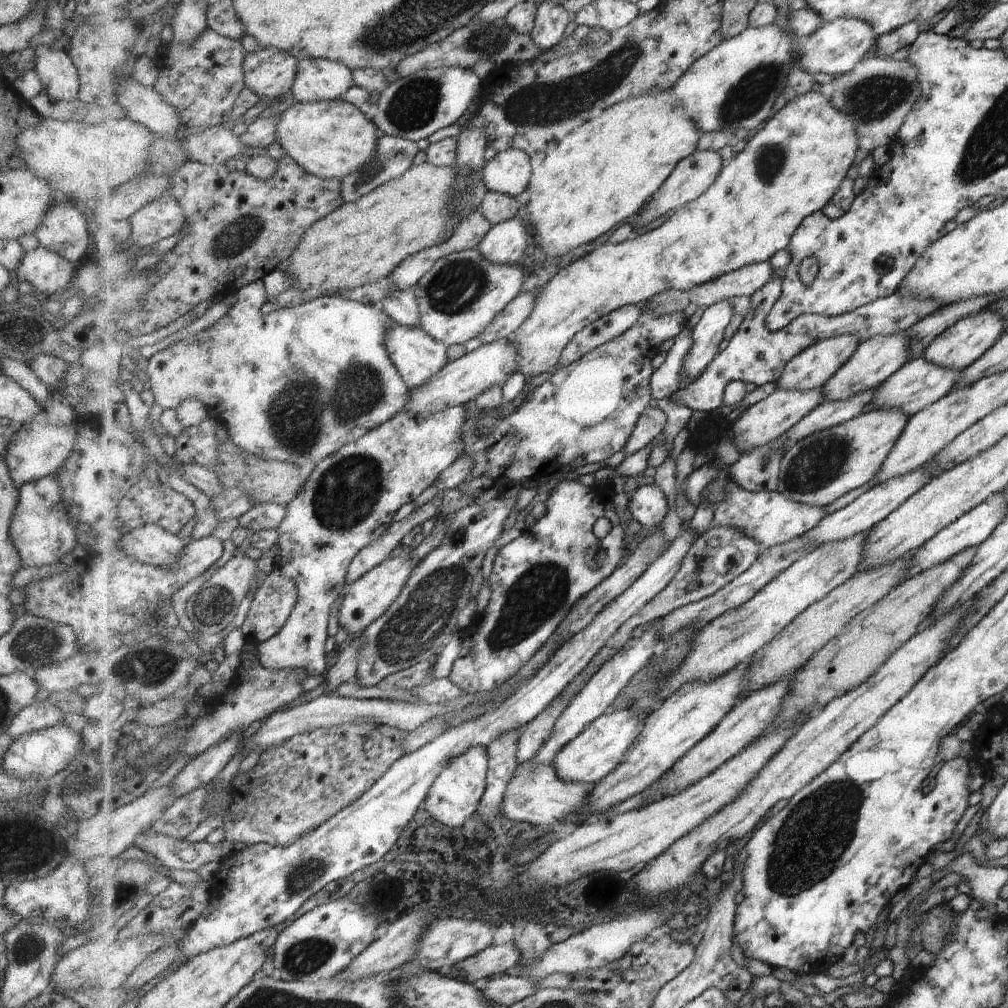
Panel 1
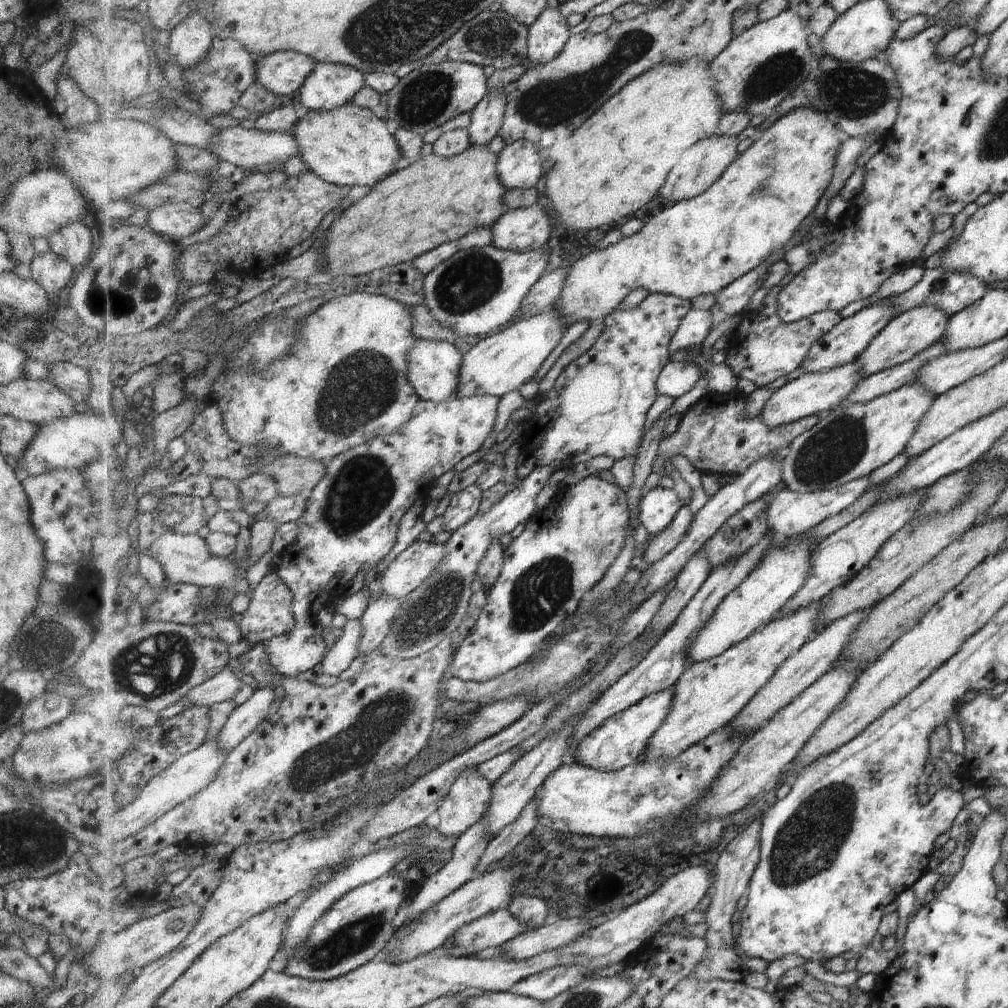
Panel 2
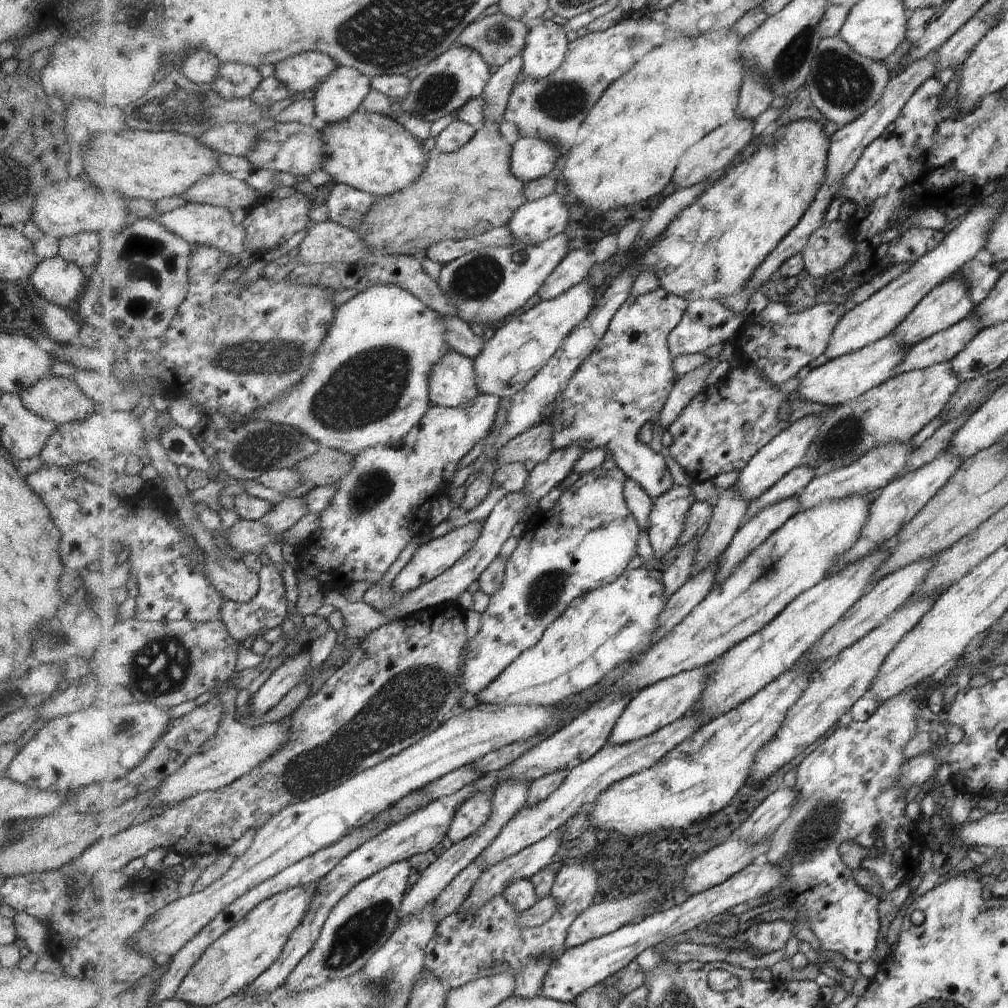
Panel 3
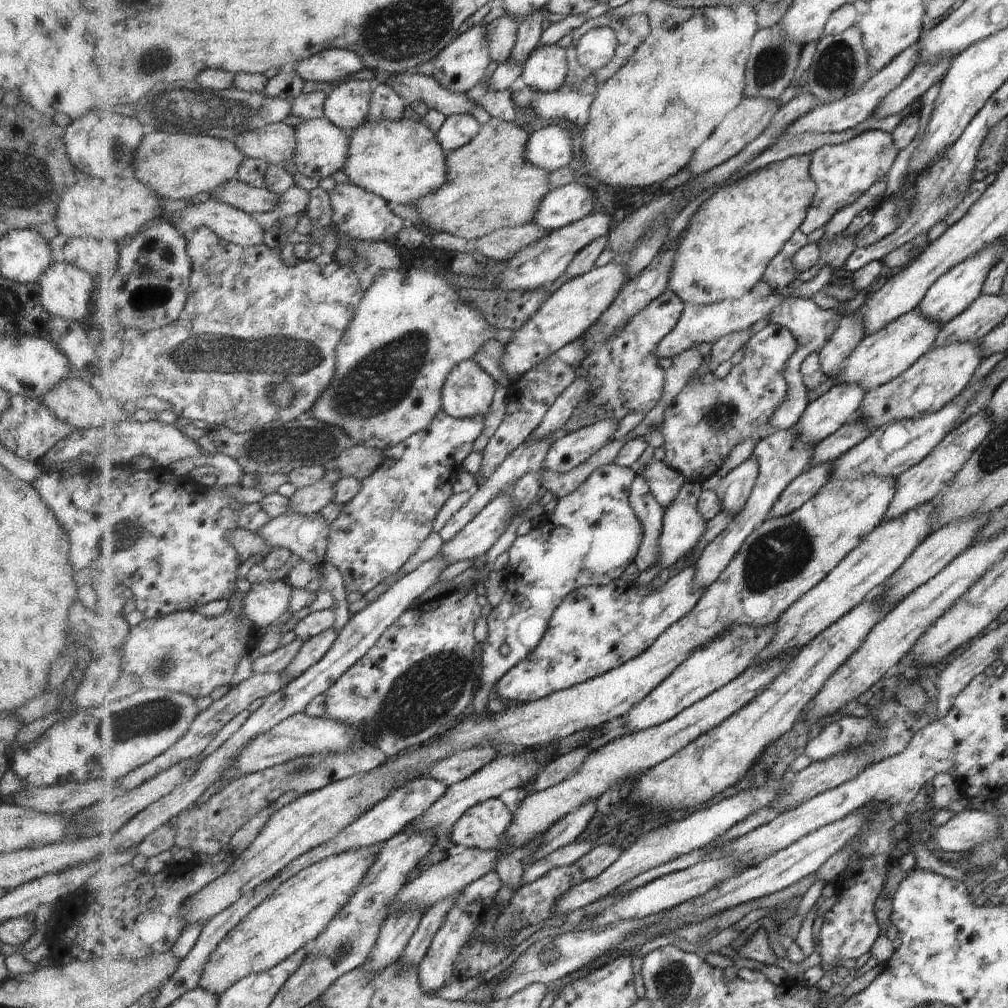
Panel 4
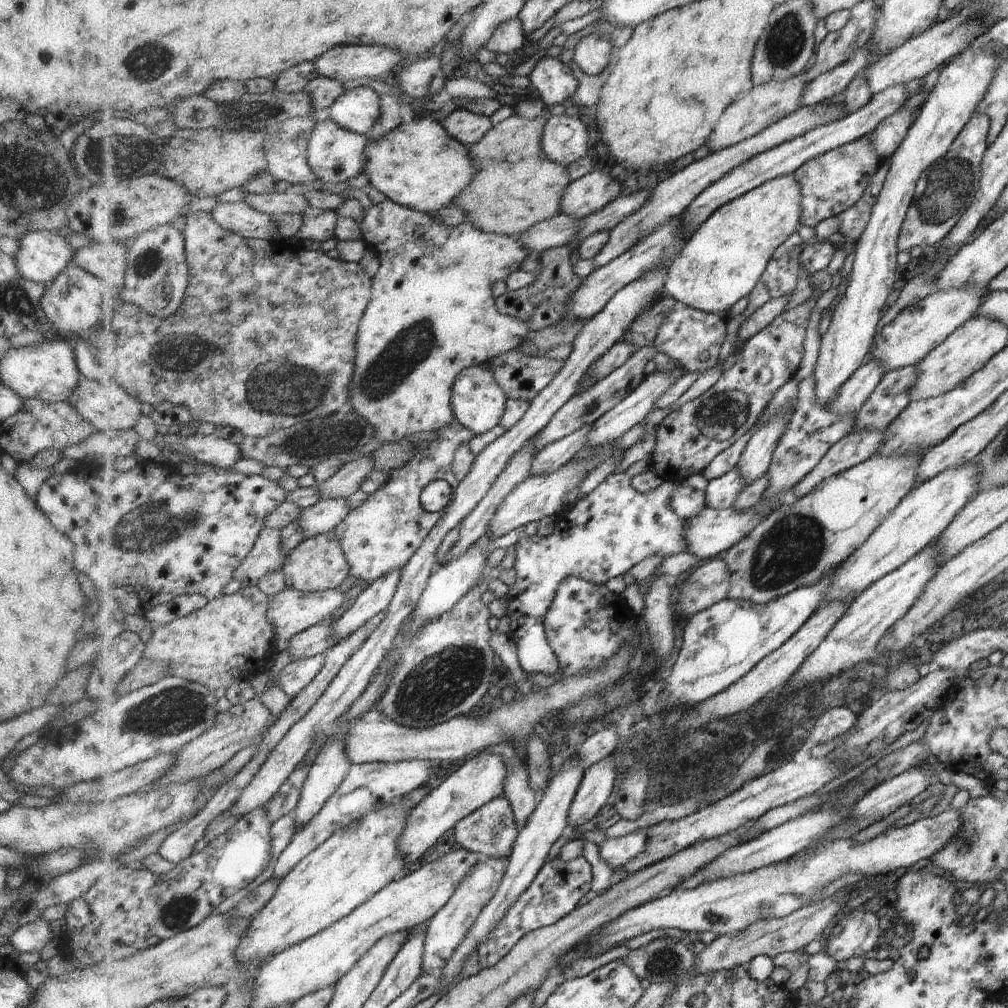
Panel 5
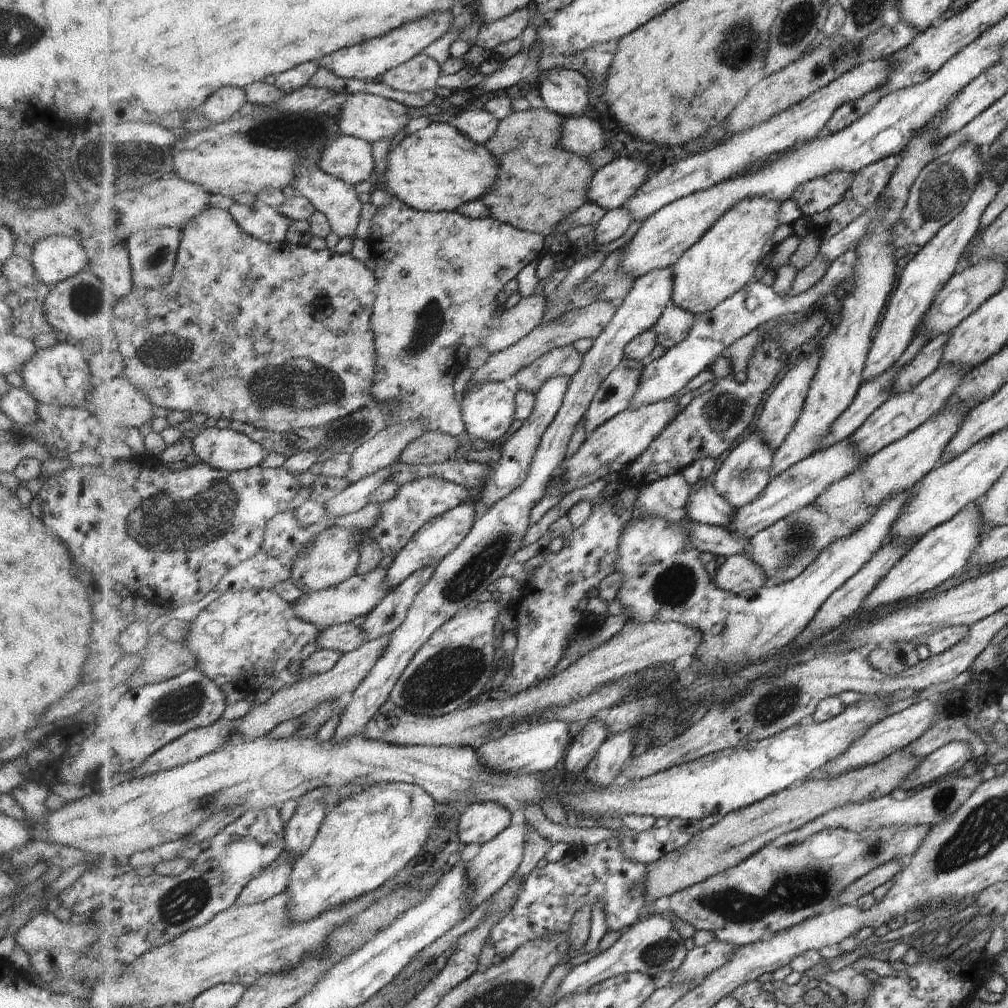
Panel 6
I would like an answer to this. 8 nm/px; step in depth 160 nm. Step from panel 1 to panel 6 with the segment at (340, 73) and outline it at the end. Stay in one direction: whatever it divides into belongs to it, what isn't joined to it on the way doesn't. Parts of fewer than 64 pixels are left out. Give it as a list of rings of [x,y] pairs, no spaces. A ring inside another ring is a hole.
[[[357,94],[347,96],[347,100],[341,106],[340,128],[342,133],[349,136],[355,136],[361,140],[368,141],[371,144],[379,140],[389,140],[396,137],[404,137],[404,129],[410,120],[410,108],[395,100],[387,100],[383,96],[374,96],[373,94]]]

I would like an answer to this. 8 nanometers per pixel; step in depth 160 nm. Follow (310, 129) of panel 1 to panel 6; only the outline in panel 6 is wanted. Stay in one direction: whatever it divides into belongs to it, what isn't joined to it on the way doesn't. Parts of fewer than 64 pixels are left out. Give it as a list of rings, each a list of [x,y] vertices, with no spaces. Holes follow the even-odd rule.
[[[431,123],[425,129],[401,137],[389,154],[389,172],[387,182],[376,185],[381,191],[387,191],[392,196],[407,202],[412,208],[424,212],[452,212],[455,213],[473,200],[485,198],[493,190],[500,179],[501,168],[499,158],[496,158],[481,143],[476,143],[451,124]]]

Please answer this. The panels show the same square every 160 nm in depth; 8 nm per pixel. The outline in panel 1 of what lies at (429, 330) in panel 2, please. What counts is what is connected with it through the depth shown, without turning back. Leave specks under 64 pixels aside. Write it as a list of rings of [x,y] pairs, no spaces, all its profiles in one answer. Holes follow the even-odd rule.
[[[397,289],[390,292],[380,304],[399,324],[406,327],[420,326],[420,306],[417,297],[410,290]]]

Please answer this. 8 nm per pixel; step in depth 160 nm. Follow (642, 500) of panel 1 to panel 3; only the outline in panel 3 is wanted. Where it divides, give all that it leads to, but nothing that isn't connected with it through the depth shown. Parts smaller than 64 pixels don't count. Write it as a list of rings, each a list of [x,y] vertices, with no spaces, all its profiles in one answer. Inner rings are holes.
[[[675,485],[669,492],[652,499],[648,536],[653,548],[654,561],[678,546],[684,533],[690,506],[697,502],[689,486]]]

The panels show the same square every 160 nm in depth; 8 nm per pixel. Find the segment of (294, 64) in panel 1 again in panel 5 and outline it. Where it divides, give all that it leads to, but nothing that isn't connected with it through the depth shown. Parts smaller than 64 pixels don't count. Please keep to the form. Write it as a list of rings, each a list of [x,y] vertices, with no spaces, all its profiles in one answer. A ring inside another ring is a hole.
[[[339,45],[314,60],[314,65],[321,77],[341,83],[345,80],[375,78],[379,74],[387,74],[403,58],[406,58],[405,54],[391,49]]]

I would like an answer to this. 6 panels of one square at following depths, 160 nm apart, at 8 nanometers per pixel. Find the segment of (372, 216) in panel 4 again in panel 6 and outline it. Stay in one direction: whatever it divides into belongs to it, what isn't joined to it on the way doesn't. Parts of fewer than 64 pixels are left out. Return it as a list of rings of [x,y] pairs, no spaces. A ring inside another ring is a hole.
[[[394,197],[390,203],[383,207],[378,208],[378,212],[373,218],[373,230],[370,243],[373,246],[373,259],[377,262],[376,269],[374,270],[376,280],[379,282],[380,290],[376,304],[374,305],[374,314],[372,317],[373,334],[376,337],[376,350],[377,350],[377,370],[375,370],[375,380],[373,380],[373,388],[371,388],[371,396],[377,402],[379,408],[382,403],[391,404],[395,408],[397,422],[403,420],[417,420],[425,416],[428,419],[426,428],[431,431],[447,432],[452,436],[459,436],[468,432],[463,412],[460,404],[456,399],[456,392],[453,390],[453,382],[457,378],[459,372],[467,363],[469,354],[475,348],[486,348],[487,352],[491,355],[497,352],[508,350],[511,346],[517,345],[523,338],[527,338],[533,330],[536,330],[541,325],[541,320],[545,315],[546,298],[543,295],[534,295],[533,297],[522,297],[522,299],[512,308],[504,309],[497,304],[497,294],[504,291],[505,286],[511,280],[518,279],[521,270],[525,266],[529,266],[533,260],[541,259],[544,252],[543,245],[544,237],[541,234],[529,233],[528,231],[521,231],[514,228],[512,225],[501,223],[496,219],[473,219],[462,216],[458,212],[452,213],[442,212],[424,212],[412,208],[403,200]]]

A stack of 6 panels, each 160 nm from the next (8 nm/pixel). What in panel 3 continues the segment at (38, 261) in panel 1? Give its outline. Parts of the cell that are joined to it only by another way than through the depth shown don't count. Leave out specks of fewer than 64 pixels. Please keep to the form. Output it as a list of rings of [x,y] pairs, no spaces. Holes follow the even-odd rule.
[[[55,255],[37,262],[27,282],[42,299],[71,310],[85,286],[86,276],[86,270]]]

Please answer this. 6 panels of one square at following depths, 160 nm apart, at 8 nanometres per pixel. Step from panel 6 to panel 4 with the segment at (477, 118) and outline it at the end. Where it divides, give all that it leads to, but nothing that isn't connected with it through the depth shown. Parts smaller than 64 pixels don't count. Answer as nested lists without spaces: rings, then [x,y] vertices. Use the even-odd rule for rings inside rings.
[[[456,113],[446,117],[437,132],[437,138],[446,152],[451,152],[469,144],[479,134],[482,124],[467,113]]]

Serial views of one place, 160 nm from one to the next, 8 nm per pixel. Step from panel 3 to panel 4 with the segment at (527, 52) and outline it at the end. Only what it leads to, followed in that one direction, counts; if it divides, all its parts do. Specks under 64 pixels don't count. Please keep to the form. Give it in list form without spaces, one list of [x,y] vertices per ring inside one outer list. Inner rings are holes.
[[[557,44],[538,45],[526,60],[521,77],[526,85],[539,91],[559,91],[567,78],[565,48]]]

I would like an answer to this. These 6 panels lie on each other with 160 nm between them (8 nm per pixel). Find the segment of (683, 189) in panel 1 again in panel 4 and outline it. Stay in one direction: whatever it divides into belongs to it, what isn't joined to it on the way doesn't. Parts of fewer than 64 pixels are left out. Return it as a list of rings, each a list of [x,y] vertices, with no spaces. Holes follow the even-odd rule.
[[[743,99],[735,111],[731,111],[719,128],[707,139],[692,156],[687,168],[695,177],[709,172],[712,168],[725,164],[742,150],[749,146],[758,136],[761,136],[765,129],[772,123],[772,118],[781,107],[777,106],[777,101],[767,99]]]

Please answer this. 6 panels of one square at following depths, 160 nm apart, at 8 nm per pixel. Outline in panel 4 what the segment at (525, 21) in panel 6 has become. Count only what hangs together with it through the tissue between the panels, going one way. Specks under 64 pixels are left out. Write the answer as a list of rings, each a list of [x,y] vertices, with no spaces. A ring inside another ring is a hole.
[[[505,15],[491,21],[486,26],[490,46],[490,56],[498,64],[505,63],[515,48],[520,24],[510,15]]]

